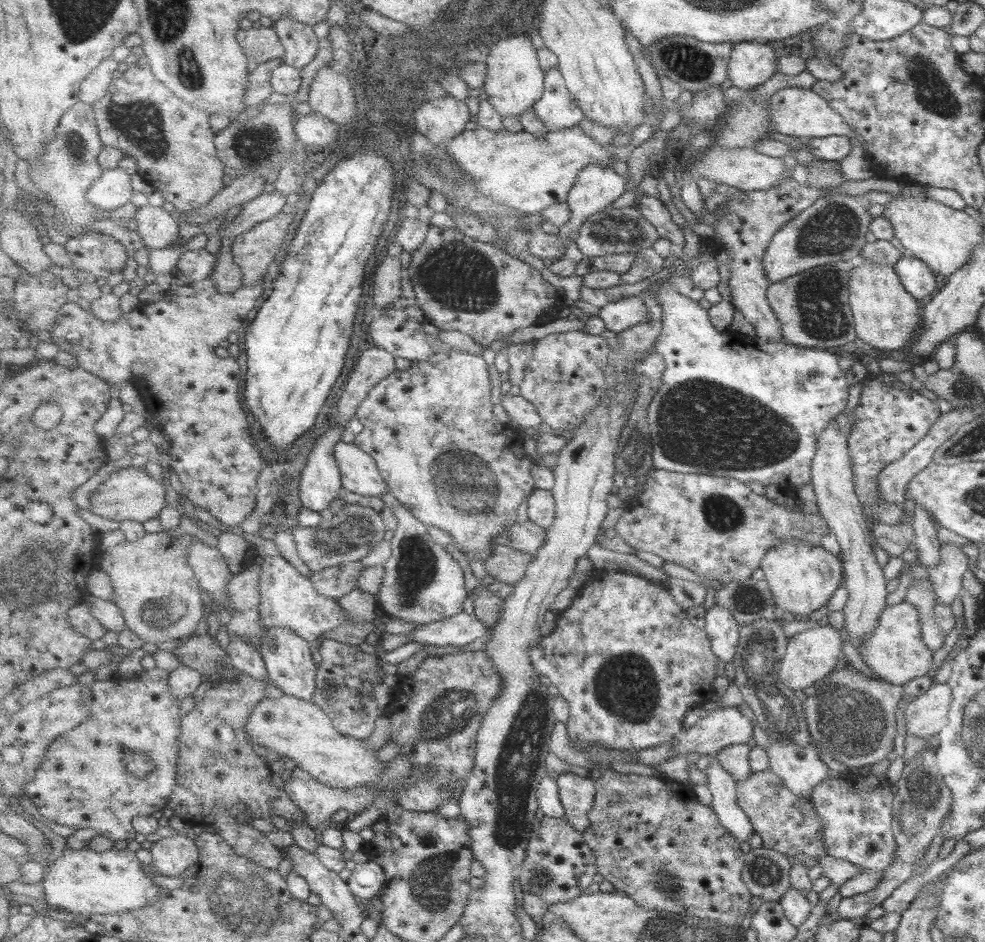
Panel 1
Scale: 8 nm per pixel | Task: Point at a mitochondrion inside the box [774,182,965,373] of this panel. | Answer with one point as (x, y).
(820, 314)

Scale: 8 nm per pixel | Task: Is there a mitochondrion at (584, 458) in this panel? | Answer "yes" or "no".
no

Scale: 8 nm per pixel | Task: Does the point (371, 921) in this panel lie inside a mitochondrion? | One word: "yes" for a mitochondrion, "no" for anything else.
no

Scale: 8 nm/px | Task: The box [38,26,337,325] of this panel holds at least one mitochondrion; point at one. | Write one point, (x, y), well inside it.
(140, 122)

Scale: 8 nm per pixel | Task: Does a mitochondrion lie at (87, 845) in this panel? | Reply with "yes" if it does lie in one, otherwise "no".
no

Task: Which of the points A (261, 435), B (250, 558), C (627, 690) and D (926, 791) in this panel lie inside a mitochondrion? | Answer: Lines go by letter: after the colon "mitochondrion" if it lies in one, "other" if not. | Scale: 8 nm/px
A: other
B: other
C: mitochondrion
D: mitochondrion

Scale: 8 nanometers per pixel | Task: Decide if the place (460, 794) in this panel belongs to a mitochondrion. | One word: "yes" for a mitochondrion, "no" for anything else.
no

